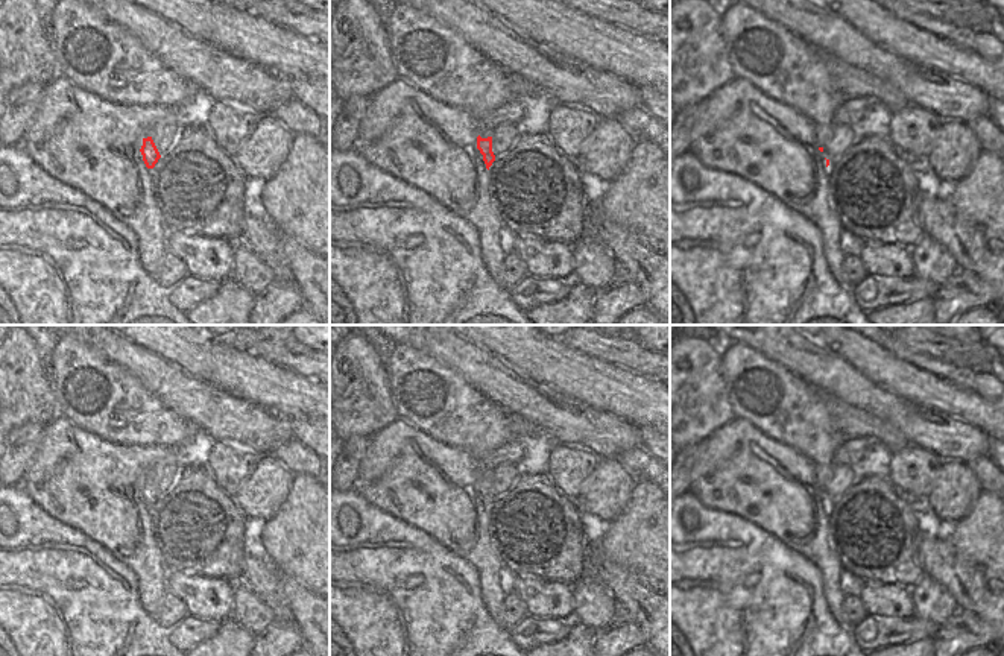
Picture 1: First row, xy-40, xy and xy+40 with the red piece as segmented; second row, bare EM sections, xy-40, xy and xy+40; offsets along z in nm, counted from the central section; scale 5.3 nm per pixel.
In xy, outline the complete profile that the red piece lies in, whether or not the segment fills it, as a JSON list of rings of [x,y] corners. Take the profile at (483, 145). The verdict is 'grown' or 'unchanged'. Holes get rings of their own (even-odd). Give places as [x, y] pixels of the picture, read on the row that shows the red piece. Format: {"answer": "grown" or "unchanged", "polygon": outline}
{"answer": "grown", "polygon": [[[481,126],[480,135],[477,137],[477,149],[483,155],[483,161],[488,170],[495,161],[495,155],[492,152],[492,137],[491,135],[492,135],[492,129]]]}

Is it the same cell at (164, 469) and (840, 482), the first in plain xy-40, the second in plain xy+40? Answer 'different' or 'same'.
same

